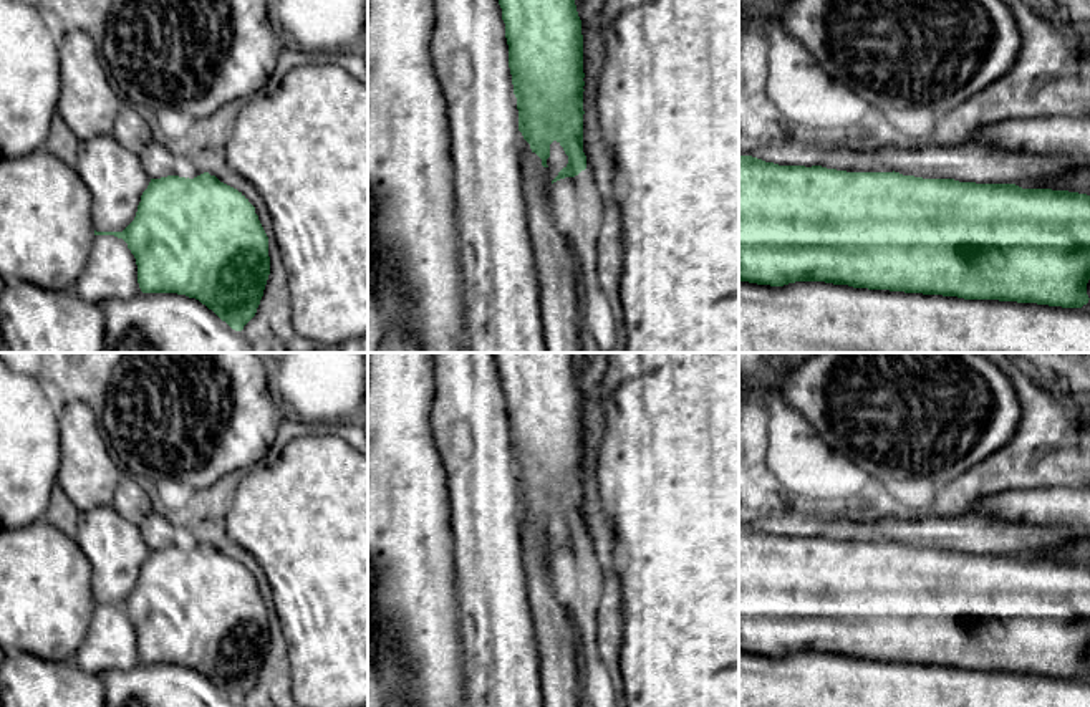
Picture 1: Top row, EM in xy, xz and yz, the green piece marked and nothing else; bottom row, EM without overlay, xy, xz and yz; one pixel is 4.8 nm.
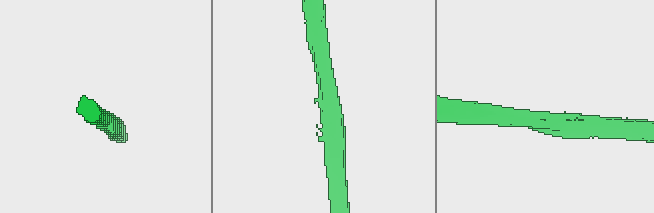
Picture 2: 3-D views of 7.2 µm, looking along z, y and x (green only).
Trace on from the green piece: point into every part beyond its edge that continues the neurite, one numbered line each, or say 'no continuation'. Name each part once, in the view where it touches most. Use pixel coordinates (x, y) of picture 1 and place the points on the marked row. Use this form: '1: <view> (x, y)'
no continuation

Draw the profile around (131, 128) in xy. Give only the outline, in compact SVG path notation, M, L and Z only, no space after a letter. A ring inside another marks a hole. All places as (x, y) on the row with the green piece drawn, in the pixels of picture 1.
M124 104L114 121L113 136L126 149L141 154L144 146L152 141L149 114Z

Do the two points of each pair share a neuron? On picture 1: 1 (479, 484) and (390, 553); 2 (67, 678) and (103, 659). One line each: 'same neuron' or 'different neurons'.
1: different neurons
2: different neurons

